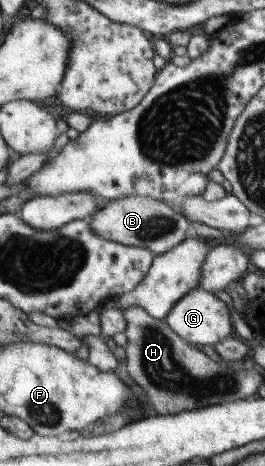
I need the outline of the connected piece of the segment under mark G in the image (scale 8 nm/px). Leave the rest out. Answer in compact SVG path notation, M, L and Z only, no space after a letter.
M202 288L191 290L183 296L172 307L165 320L180 338L194 346L215 346L221 340L235 335L228 304Z

